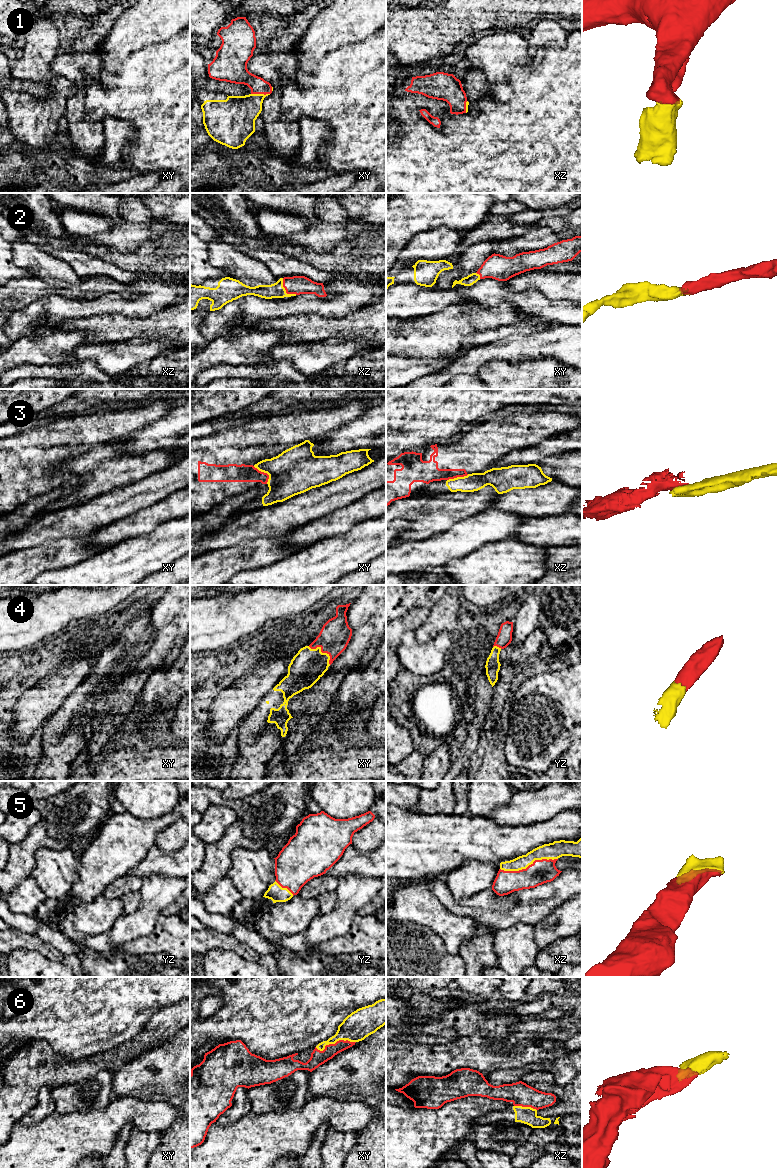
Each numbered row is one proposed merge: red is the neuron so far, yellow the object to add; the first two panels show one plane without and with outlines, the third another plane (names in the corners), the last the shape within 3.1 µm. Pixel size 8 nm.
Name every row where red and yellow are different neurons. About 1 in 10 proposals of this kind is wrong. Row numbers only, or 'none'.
3

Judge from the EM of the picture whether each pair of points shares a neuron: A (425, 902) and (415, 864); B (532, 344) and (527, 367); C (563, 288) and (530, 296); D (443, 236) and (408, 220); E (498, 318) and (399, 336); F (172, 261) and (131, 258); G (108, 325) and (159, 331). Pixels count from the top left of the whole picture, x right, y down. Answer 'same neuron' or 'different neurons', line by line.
A: different neurons
B: different neurons
C: different neurons
D: different neurons
E: same neuron
F: same neuron
G: same neuron

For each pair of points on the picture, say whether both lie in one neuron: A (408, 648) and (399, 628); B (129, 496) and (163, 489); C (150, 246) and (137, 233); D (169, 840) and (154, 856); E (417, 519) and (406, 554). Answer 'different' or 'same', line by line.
A: different
B: same
C: different
D: different
E: different

